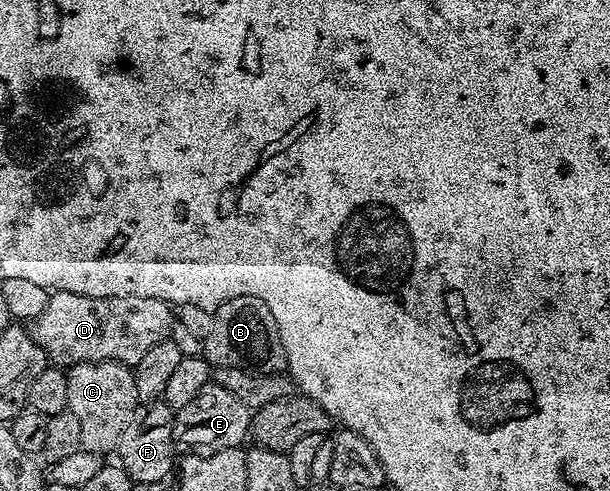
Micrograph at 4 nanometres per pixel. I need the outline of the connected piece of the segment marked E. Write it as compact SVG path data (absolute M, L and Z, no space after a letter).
M208 385L200 388L200 396L192 404L176 411L174 416L174 449L179 455L212 456L216 452L237 450L252 430L252 411L224 388Z

